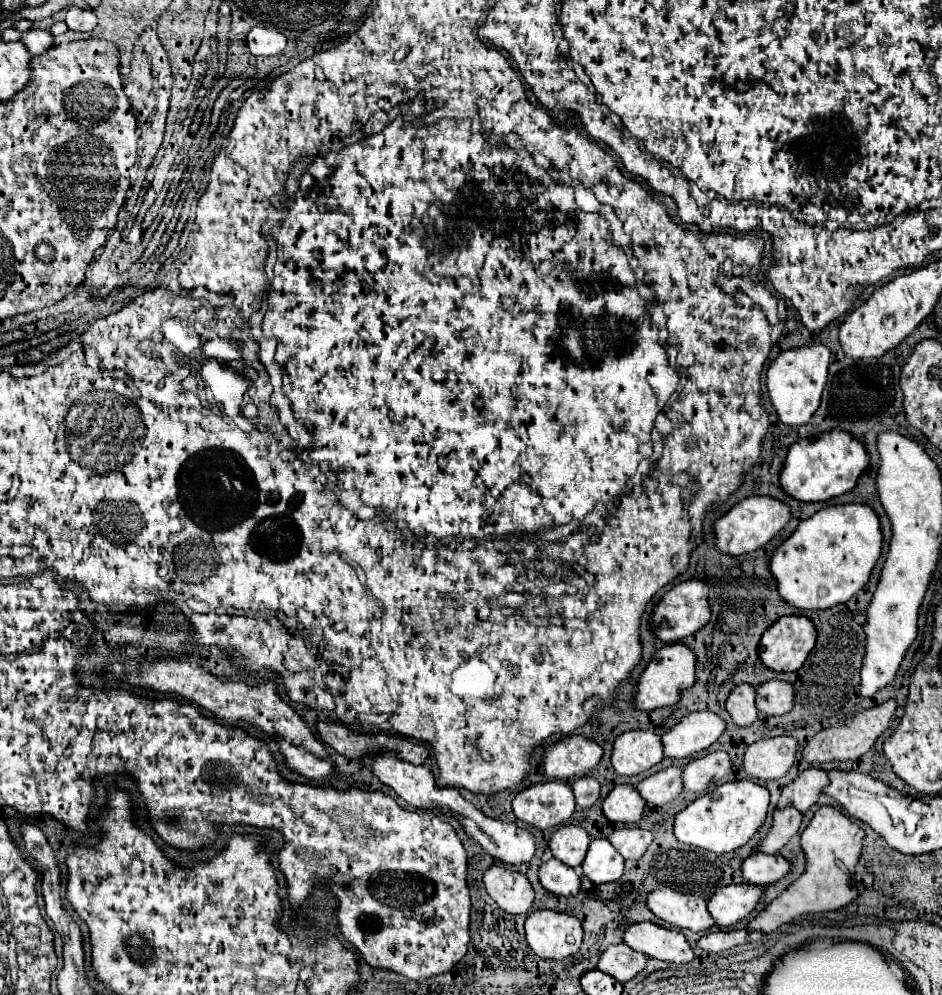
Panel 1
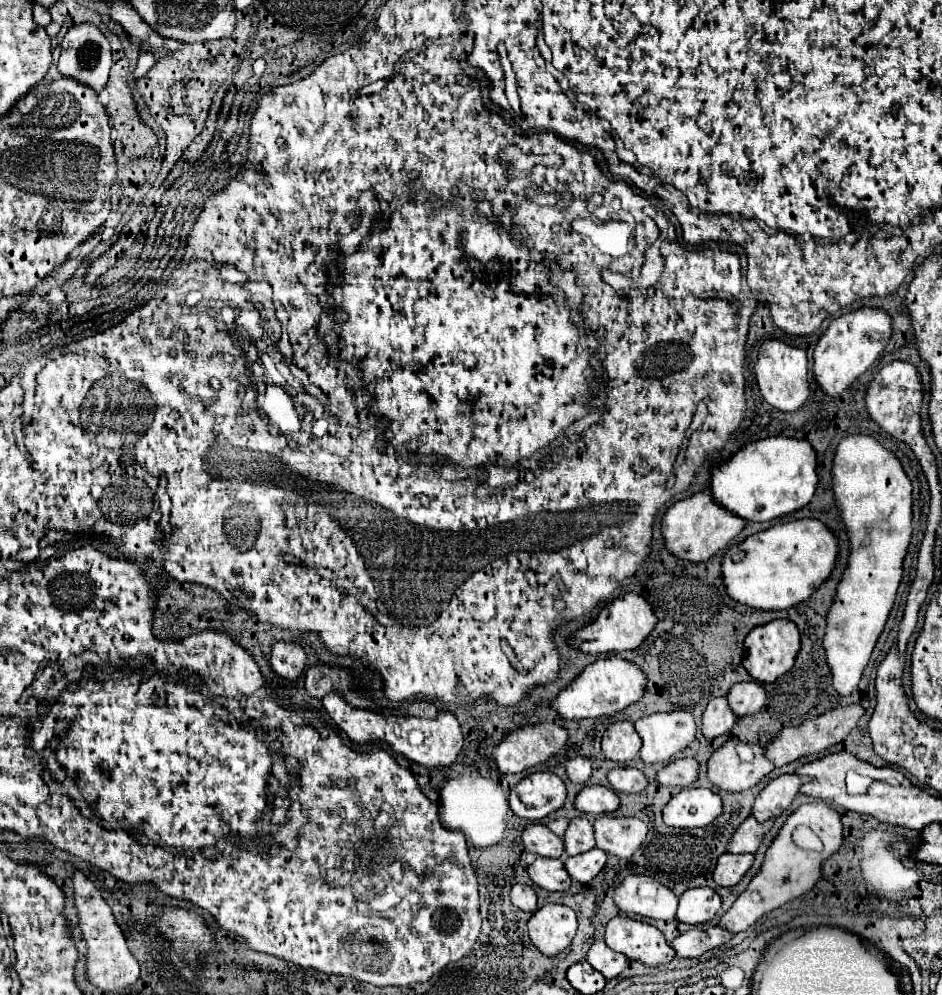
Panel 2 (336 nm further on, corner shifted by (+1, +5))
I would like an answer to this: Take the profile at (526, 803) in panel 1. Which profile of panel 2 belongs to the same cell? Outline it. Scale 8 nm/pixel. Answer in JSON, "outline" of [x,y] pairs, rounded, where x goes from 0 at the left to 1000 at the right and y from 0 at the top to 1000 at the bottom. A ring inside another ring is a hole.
{"outline":[[[566,777],[553,783],[540,799],[547,819],[559,825],[572,825],[598,811],[602,803],[600,787],[589,777]]]}

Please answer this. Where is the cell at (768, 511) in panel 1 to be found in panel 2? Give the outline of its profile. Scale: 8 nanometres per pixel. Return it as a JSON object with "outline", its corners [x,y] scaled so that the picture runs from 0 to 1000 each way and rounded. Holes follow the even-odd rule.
{"outline":[[[738,495],[736,499],[723,502],[710,510],[710,514],[704,520],[702,534],[706,540],[706,550],[721,562],[751,564],[765,552],[770,552],[774,544],[780,542],[791,532],[791,528],[793,528],[791,522],[765,510],[753,495]]]}

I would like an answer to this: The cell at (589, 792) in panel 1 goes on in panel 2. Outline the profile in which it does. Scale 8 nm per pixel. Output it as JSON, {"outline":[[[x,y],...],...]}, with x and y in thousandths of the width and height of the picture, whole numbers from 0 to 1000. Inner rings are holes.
{"outline":[[[610,761],[606,765],[602,765],[602,781],[608,785],[608,787],[615,787],[615,789],[621,789],[630,777],[627,773],[627,767],[623,761]]]}

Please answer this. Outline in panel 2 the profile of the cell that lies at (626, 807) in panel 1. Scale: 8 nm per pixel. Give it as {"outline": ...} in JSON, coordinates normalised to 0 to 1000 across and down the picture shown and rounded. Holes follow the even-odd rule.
{"outline":[[[638,789],[619,791],[610,803],[610,811],[617,817],[632,817],[632,819],[649,819],[657,813],[657,809],[659,809],[657,799],[651,793]]]}

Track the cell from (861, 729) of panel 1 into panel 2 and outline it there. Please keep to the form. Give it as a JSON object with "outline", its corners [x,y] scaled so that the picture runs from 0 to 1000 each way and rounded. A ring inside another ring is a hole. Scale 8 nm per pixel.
{"outline":[[[899,709],[899,711],[889,711],[861,725],[855,725],[848,731],[835,731],[816,747],[816,751],[812,753],[812,759],[814,759],[814,763],[818,763],[823,767],[823,771],[831,771],[835,767],[846,765],[848,761],[872,757],[872,755],[884,751],[886,747],[893,747],[910,731],[910,725],[916,717],[918,717],[918,713],[914,709]]]}

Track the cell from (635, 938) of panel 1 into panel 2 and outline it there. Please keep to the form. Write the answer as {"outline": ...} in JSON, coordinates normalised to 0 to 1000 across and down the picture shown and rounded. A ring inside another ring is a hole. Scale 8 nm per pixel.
{"outline":[[[657,920],[651,922],[642,936],[642,948],[661,958],[666,964],[685,970],[706,970],[717,962],[717,954],[706,946],[704,938],[689,928]]]}

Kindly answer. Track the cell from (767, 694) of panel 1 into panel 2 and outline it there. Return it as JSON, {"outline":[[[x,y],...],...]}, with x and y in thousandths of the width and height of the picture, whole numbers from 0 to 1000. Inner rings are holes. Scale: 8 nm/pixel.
{"outline":[[[795,684],[795,686],[780,686],[772,698],[774,703],[774,711],[780,715],[780,719],[789,721],[789,719],[801,719],[808,715],[808,711],[812,709],[812,692],[808,686],[804,684]]]}

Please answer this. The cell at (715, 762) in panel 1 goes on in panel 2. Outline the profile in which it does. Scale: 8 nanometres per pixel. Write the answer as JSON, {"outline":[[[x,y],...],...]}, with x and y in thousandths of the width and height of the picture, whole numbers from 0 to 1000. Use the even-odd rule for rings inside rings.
{"outline":[[[729,761],[706,769],[695,783],[700,785],[700,789],[706,791],[734,791],[736,785],[740,785],[740,781],[742,781],[742,765]]]}

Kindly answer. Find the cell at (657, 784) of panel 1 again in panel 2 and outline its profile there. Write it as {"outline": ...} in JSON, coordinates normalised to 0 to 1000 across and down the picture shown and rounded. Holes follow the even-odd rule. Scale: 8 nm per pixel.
{"outline":[[[655,771],[646,775],[644,783],[655,797],[678,797],[689,789],[685,777],[674,771]]]}

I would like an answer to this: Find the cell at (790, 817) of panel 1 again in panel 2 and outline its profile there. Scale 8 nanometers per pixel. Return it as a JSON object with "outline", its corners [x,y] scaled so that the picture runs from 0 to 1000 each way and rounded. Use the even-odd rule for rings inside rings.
{"outline":[[[795,819],[785,833],[778,837],[772,855],[776,857],[801,857],[812,841],[812,837],[816,835],[818,827],[806,827],[799,819]]]}

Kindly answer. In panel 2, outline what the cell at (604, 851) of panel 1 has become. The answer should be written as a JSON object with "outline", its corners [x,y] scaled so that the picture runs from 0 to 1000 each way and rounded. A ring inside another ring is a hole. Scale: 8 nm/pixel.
{"outline":[[[632,851],[627,855],[623,855],[623,857],[604,861],[600,865],[600,873],[615,887],[625,887],[630,881],[634,881],[638,877],[642,867],[644,867],[644,857]]]}

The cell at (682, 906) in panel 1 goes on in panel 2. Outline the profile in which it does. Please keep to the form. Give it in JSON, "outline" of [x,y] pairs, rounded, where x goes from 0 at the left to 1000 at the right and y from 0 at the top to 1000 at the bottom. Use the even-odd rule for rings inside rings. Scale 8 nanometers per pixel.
{"outline":[[[668,879],[651,899],[655,912],[663,918],[712,926],[719,918],[721,902],[687,879]]]}

